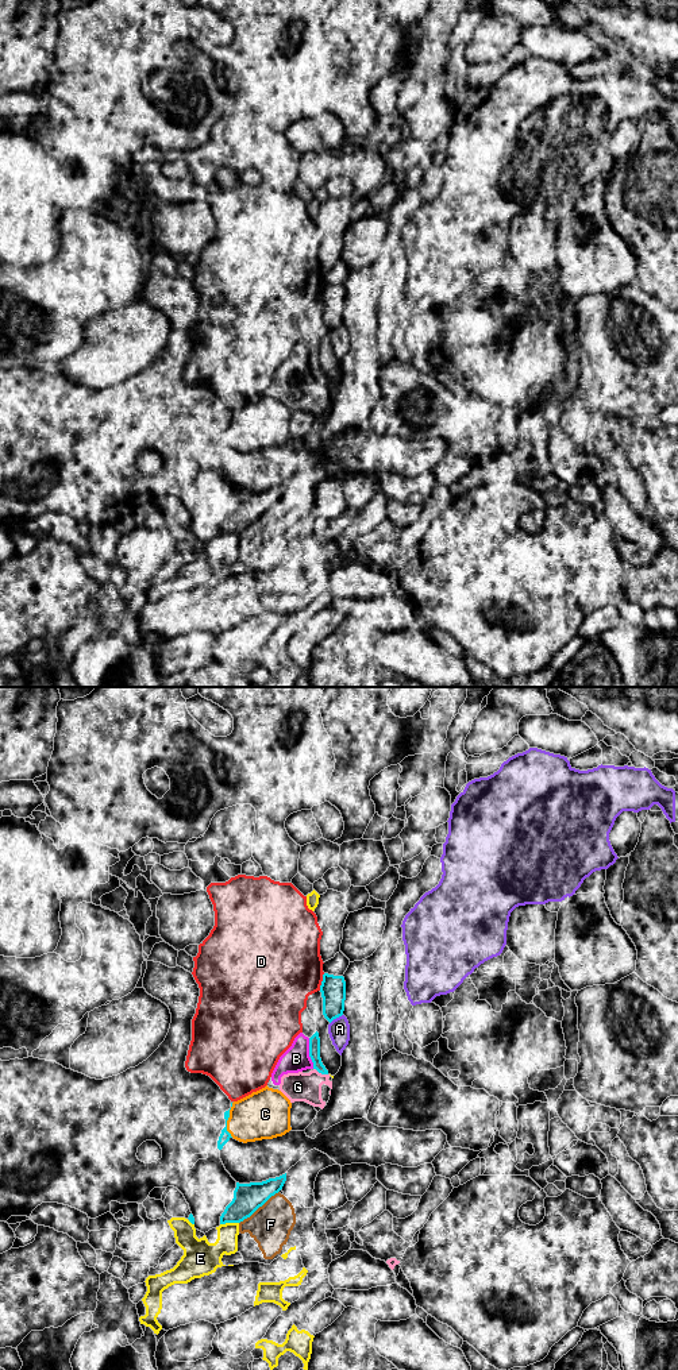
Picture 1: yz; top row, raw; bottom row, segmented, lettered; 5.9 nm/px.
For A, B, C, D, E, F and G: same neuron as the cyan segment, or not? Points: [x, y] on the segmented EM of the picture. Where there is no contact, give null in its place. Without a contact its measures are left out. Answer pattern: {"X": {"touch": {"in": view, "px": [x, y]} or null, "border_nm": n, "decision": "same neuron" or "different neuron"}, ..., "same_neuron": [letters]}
{"A": {"touch": {"in": "yz", "px": [335, 1018]}, "border_nm": 100, "decision": "different neuron"}, "B": {"touch": {"in": "yz", "px": [309, 1053]}, "border_nm": 190, "decision": "different neuron"}, "C": {"touch": {"in": "yz", "px": [227, 1119]}, "border_nm": 200, "decision": "different neuron"}, "D": {"touch": {"in": "yz", "px": [322, 981]}, "border_nm": 110, "decision": "different neuron"}, "E": {"touch": {"in": "yz", "px": [228, 1222]}, "border_nm": 110, "decision": "different neuron"}, "F": {"touch": {"in": "yz", "px": [258, 1207]}, "border_nm": 300, "decision": "different neuron"}, "G": {"touch": {"in": "yz", "px": [320, 1072]}, "border_nm": 100, "decision": "different neuron"}, "same_neuron": []}

